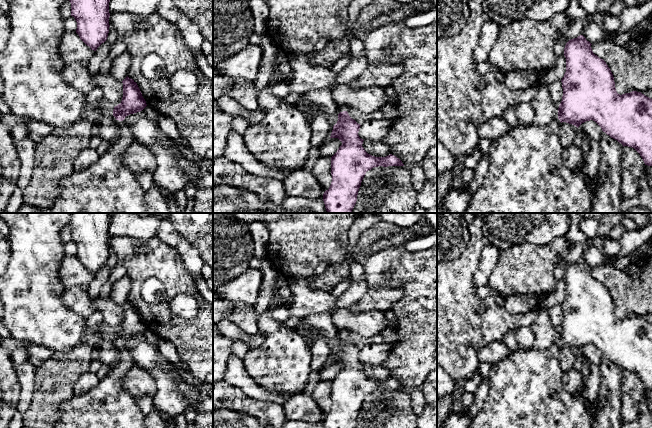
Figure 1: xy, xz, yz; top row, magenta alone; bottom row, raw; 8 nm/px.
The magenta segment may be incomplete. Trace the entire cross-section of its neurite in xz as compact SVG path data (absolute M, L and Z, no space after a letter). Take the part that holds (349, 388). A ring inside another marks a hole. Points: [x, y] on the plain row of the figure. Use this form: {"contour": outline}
{"contour": "M339 330L338 345L330 362L338 362L342 369L331 381L332 406L323 418L324 428L356 428L361 406L367 395L374 391L404 390L402 385L390 378L375 381L363 372L358 359L360 348L352 343L347 330Z"}

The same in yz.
{"contour": "M583 259L569 264L565 269L566 296L561 304L563 320L557 343L546 350L532 347L526 351L511 351L507 358L491 365L488 395L470 428L592 428L591 417L584 403L564 388L564 372L559 361L563 346L578 352L582 347L593 344L623 371L634 372L645 389L652 390L652 323L637 315L618 318L610 292L593 277L591 269Z"}

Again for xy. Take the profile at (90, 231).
{"contour": "M72 213L71 240L77 246L76 257L96 275L107 264L109 257L109 213Z"}

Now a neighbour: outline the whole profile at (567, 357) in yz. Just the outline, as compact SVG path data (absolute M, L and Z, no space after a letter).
M562 346L562 351L559 354L559 361L563 372L568 372L573 369L574 362L579 353L569 347Z

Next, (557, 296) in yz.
M563 279L557 281L556 289L548 294L542 303L547 307L551 308L556 305L561 305L566 296L566 282Z

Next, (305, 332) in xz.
M301 325L295 328L295 330L298 331L304 337L307 343L309 343L310 345L312 344L312 342L314 341L314 337L311 333L310 327L305 328L303 325Z

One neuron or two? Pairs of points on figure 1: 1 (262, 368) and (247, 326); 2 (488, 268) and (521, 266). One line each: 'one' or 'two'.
1: two
2: two

